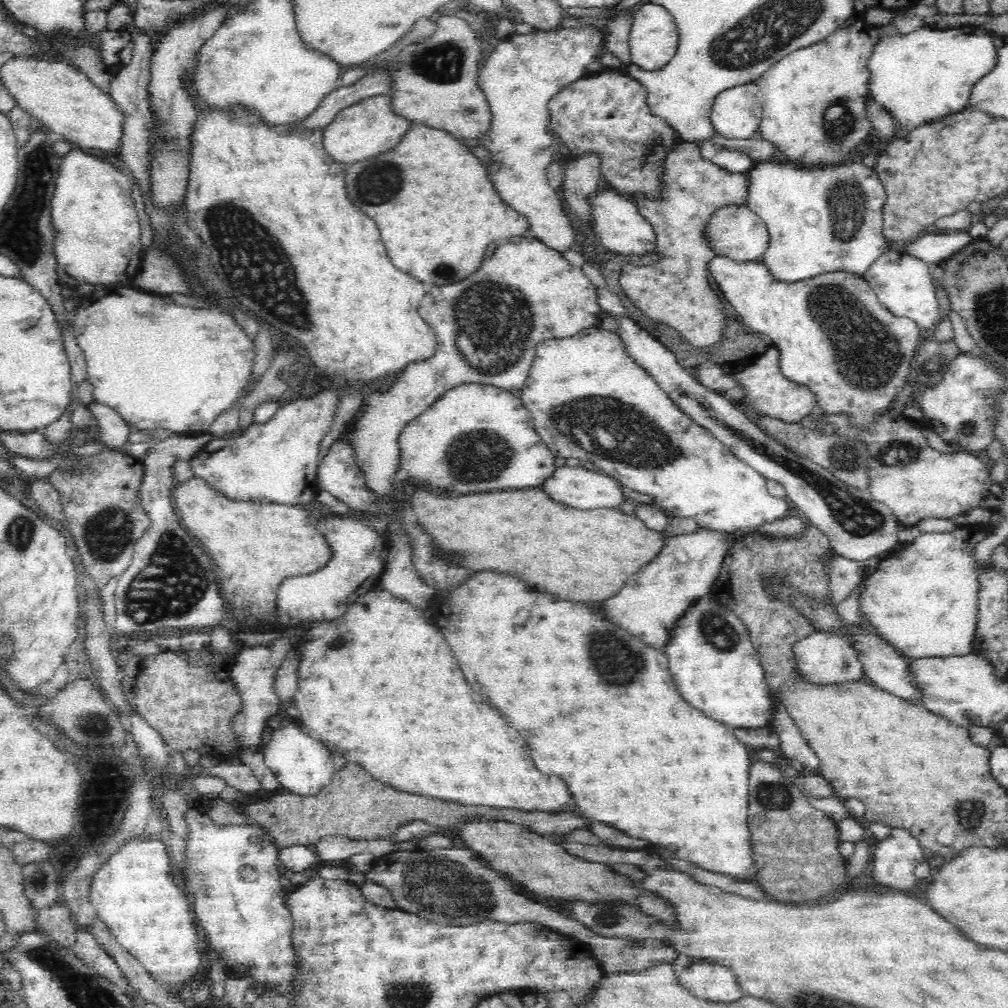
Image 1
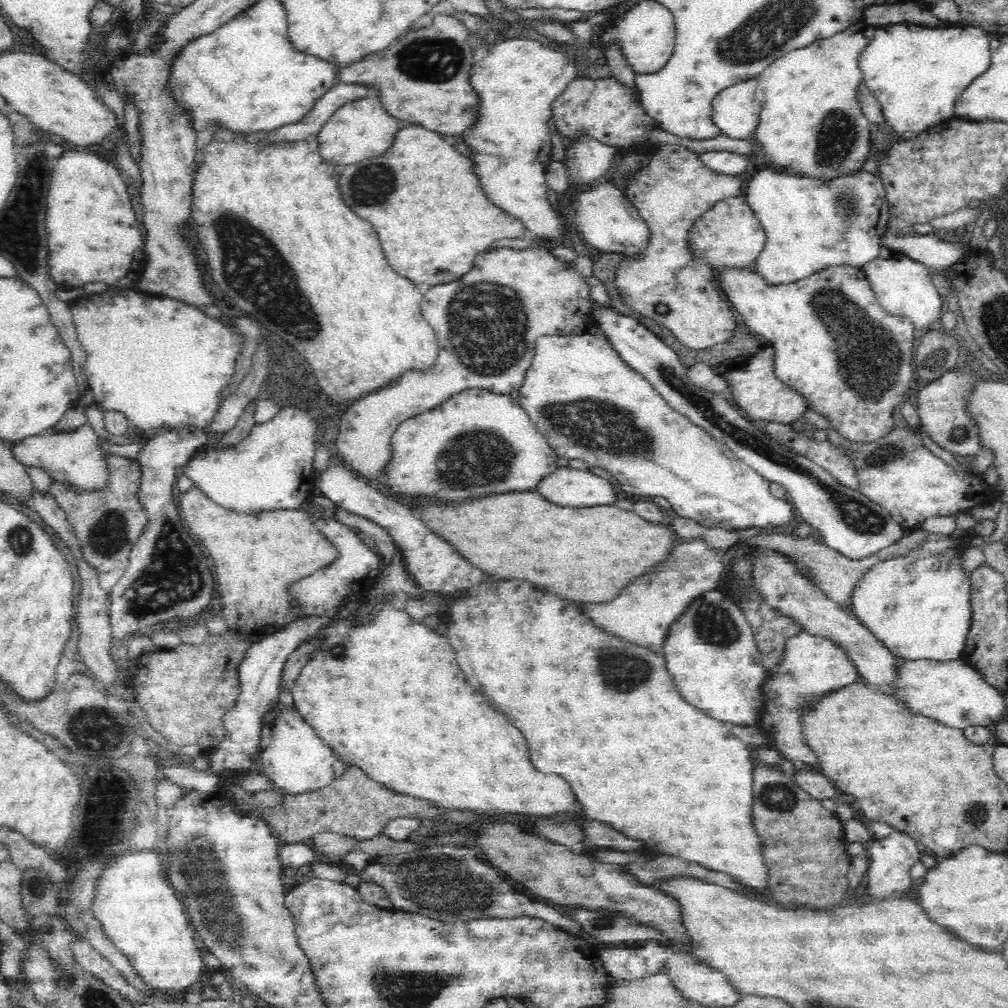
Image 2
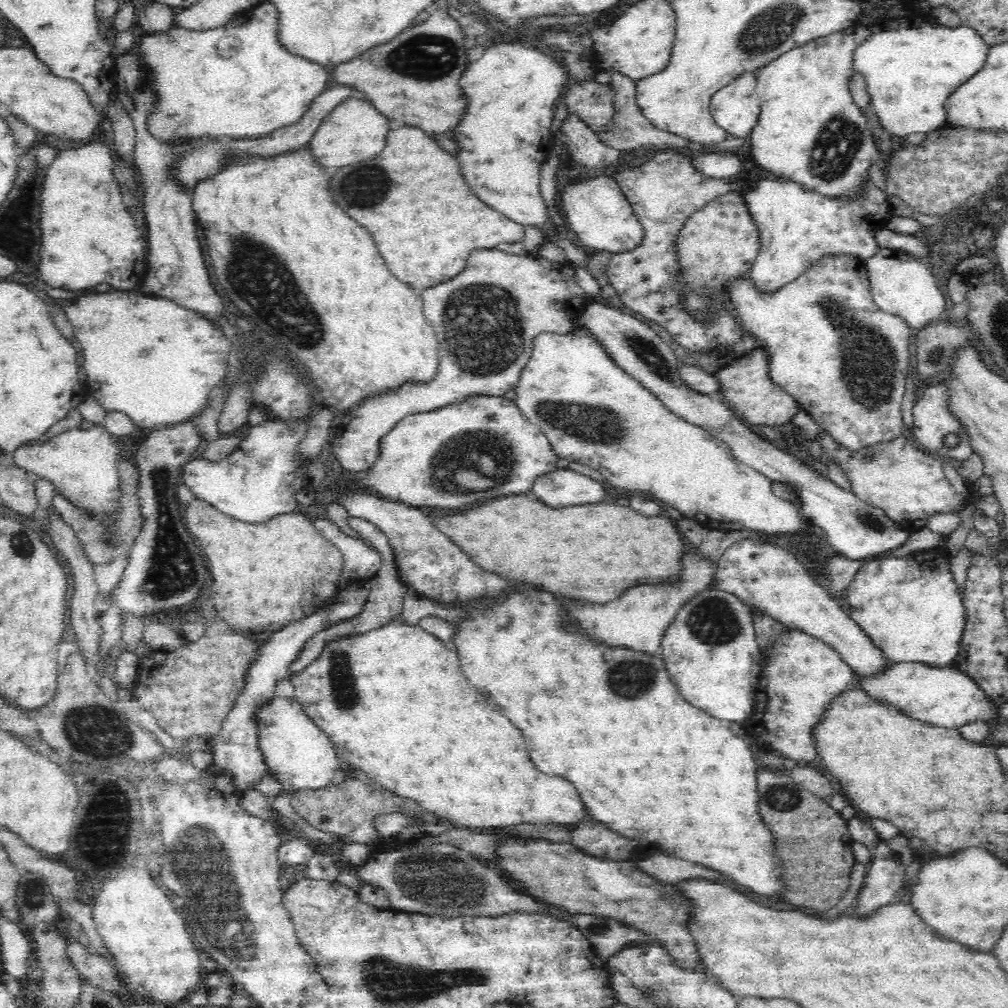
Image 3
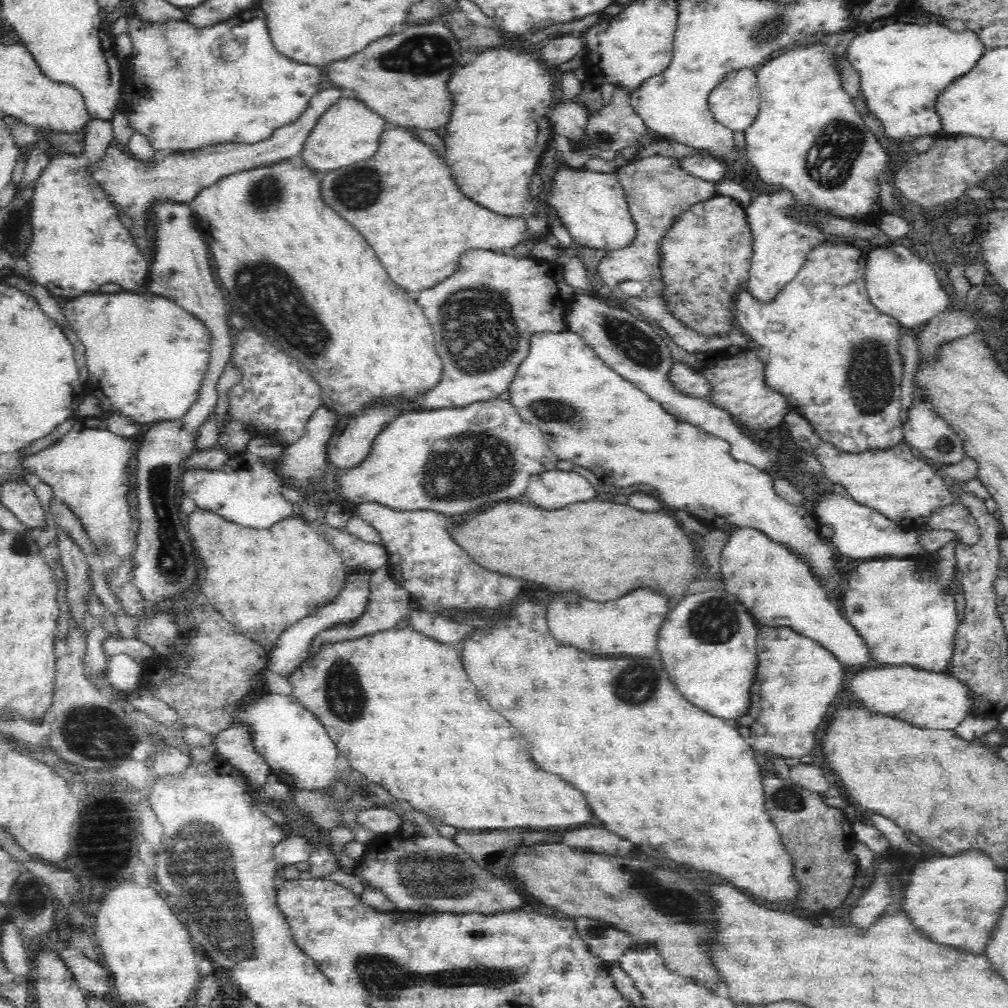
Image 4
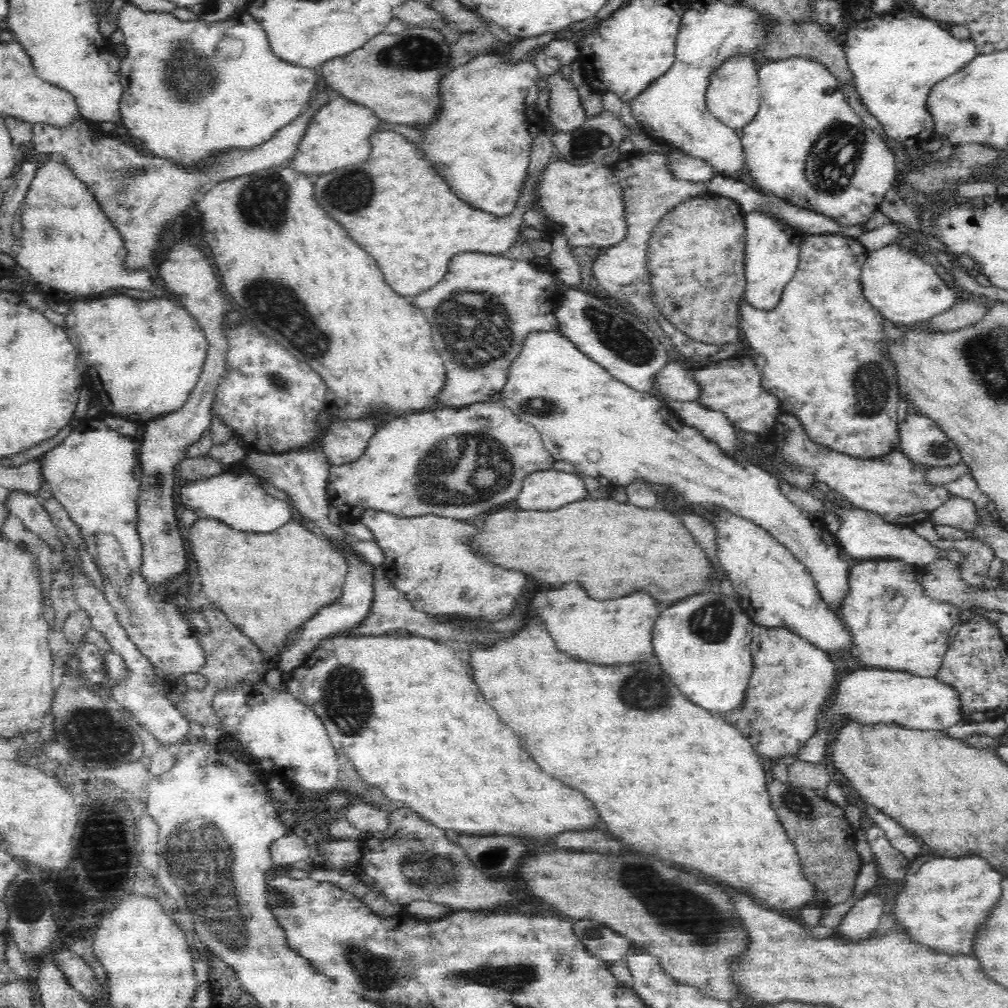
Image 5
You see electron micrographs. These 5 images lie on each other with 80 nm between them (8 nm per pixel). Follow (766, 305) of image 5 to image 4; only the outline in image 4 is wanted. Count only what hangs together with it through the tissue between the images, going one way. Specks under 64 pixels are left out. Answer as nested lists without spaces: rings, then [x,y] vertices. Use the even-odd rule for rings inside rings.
[[[781,188],[780,190],[772,193],[760,193],[756,195],[755,197],[750,198],[750,204],[748,204],[745,208],[746,216],[748,219],[748,224],[750,225],[750,228],[753,232],[753,257],[751,260],[751,267],[749,268],[749,276],[748,280],[746,282],[747,289],[754,295],[754,298],[757,298],[758,300],[774,300],[774,296],[782,290],[788,284],[791,280],[794,280],[798,273],[801,271],[801,268],[804,266],[804,263],[806,262],[806,259],[808,258],[808,255],[818,246],[824,243],[846,243],[852,247],[858,247],[858,249],[862,249],[864,253],[868,254],[870,251],[874,250],[873,246],[871,246],[871,242],[869,242],[866,238],[858,238],[857,236],[843,236],[843,234],[830,234],[829,232],[825,232],[825,224],[827,223],[827,220],[830,217],[842,217],[842,219],[850,219],[850,221],[854,221],[854,223],[870,223],[870,224],[876,224],[880,218],[884,215],[883,209],[881,208],[881,198],[876,198],[876,202],[872,204],[872,208],[866,212],[864,216],[861,216],[858,214],[858,216],[854,216],[853,218],[843,218],[843,216],[839,216],[839,214],[834,214],[831,212],[831,210],[827,210],[827,208],[822,208],[821,206],[816,206],[812,204],[800,204],[793,195],[793,192],[790,192],[789,190],[786,190],[785,188]]]

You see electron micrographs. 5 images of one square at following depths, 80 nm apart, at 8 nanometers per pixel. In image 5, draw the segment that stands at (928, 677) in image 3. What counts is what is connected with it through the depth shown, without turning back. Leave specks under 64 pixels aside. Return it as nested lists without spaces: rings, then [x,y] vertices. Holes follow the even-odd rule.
[[[863,669],[845,676],[836,686],[832,701],[825,708],[817,724],[817,732],[797,754],[797,760],[822,763],[828,758],[830,732],[844,720],[855,720],[862,724],[894,722],[914,730],[946,730],[962,720],[959,692],[953,686],[942,682],[937,676],[916,676],[905,670]]]

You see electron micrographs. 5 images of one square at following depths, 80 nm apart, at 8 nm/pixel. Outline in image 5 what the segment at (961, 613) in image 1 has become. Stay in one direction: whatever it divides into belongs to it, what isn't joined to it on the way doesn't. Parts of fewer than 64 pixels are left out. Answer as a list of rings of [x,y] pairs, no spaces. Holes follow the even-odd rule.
[[[896,559],[863,560],[852,567],[848,576],[849,589],[841,601],[840,616],[854,637],[853,656],[856,660],[876,669],[905,670],[916,676],[937,676],[949,647],[947,642],[950,630],[958,618],[958,608],[951,602],[930,598],[925,593],[924,585],[919,579],[921,569],[923,568]],[[888,592],[900,592],[903,596],[903,605],[899,610],[887,608],[884,597]]]

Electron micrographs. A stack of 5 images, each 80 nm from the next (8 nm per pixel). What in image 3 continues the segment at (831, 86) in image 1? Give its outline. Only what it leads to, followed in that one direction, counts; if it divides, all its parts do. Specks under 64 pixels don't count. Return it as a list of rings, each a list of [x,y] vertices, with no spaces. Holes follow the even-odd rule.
[[[856,22],[840,32],[833,32],[789,50],[756,74],[757,95],[762,107],[757,125],[749,137],[753,158],[762,170],[775,178],[800,182],[824,196],[850,196],[858,192],[860,184],[869,178],[868,168],[879,156],[876,142],[866,123],[867,118],[853,102],[849,89],[856,72],[853,69],[855,50],[869,38],[870,33],[870,26]]]

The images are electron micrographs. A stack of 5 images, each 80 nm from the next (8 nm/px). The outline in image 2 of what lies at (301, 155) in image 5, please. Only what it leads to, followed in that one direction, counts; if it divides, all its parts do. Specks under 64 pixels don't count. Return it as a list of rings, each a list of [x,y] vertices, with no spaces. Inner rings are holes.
[[[378,94],[356,100],[340,107],[317,135],[319,153],[330,164],[345,165],[357,163],[370,157],[380,156],[394,142],[400,127],[400,120],[394,118],[382,105]]]

